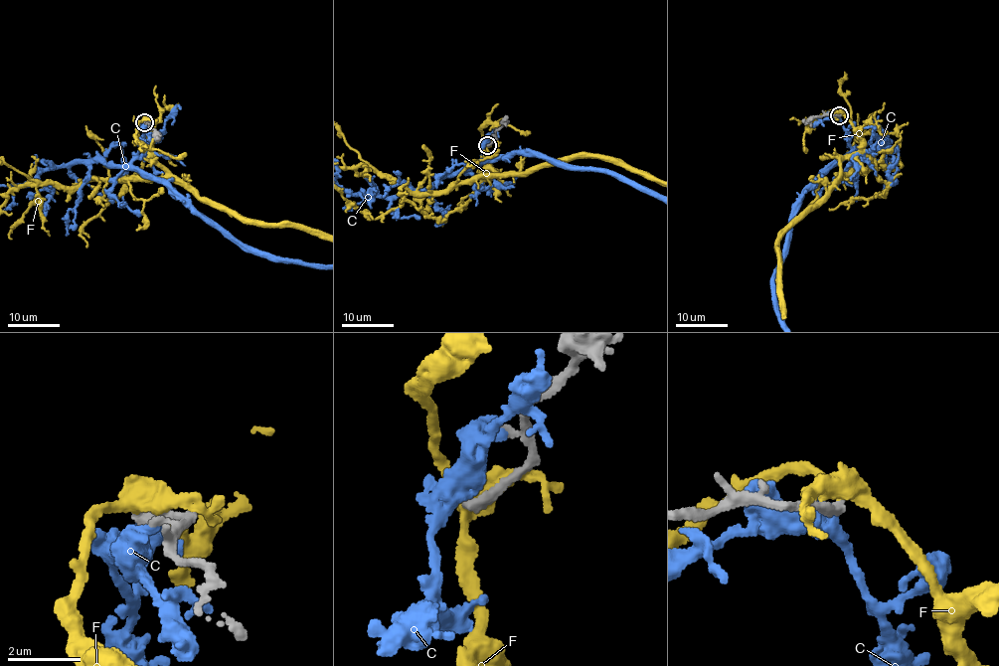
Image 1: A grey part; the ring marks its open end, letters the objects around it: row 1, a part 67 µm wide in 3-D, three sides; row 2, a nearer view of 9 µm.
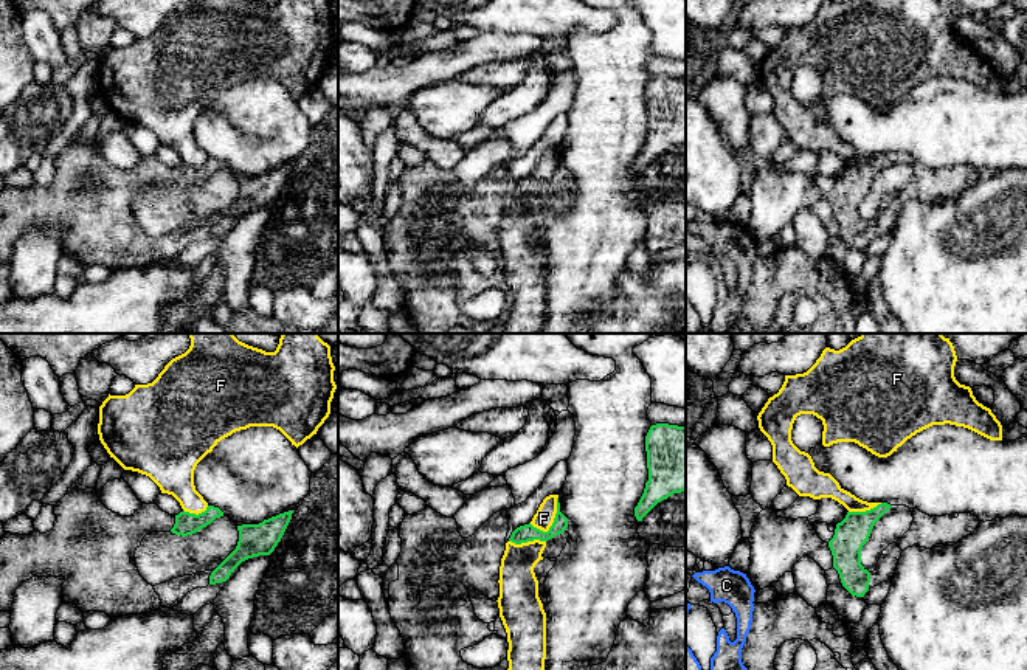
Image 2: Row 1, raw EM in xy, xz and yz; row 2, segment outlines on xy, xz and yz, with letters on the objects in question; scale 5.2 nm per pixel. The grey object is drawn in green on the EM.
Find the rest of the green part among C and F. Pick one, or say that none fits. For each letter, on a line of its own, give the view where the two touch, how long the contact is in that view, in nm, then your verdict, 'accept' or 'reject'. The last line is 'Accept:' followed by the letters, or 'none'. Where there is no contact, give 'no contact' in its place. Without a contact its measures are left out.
C: no contact | reject
F: xz | 200 nm | reject
Accept: none

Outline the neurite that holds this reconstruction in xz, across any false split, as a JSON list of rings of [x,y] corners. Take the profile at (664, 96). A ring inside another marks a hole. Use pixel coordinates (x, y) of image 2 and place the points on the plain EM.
[[[656,76],[645,88],[648,133],[635,160],[638,174],[662,152],[686,144],[686,79]]]

